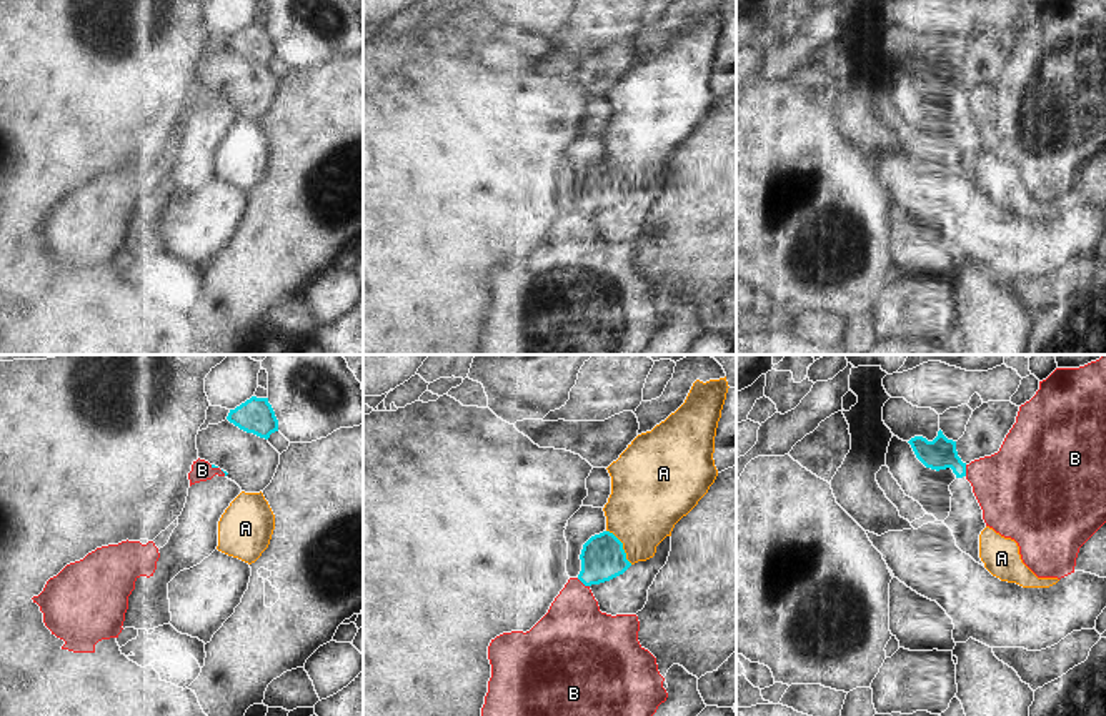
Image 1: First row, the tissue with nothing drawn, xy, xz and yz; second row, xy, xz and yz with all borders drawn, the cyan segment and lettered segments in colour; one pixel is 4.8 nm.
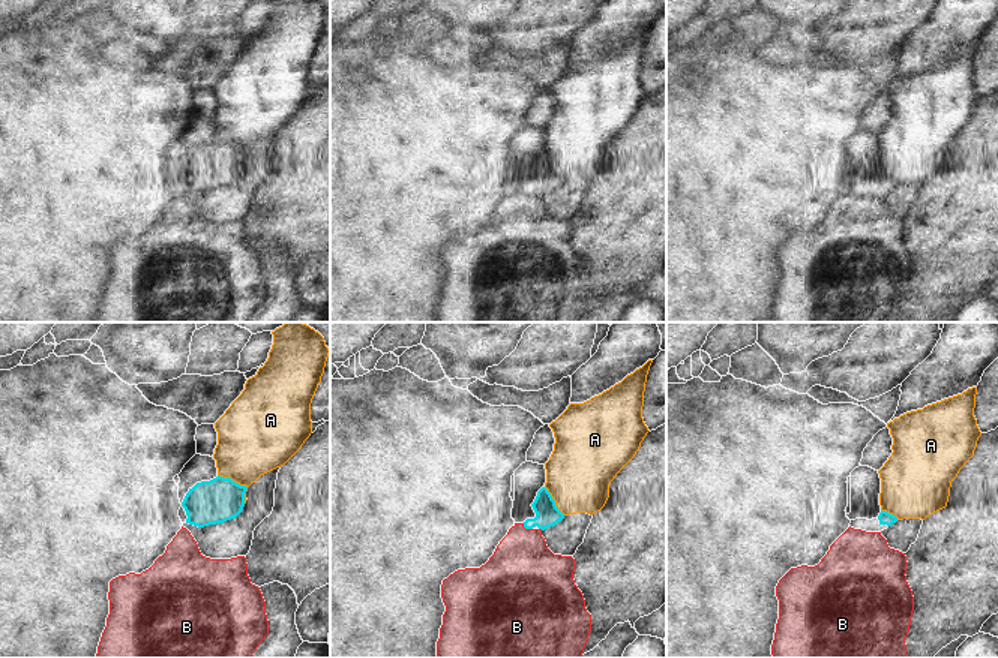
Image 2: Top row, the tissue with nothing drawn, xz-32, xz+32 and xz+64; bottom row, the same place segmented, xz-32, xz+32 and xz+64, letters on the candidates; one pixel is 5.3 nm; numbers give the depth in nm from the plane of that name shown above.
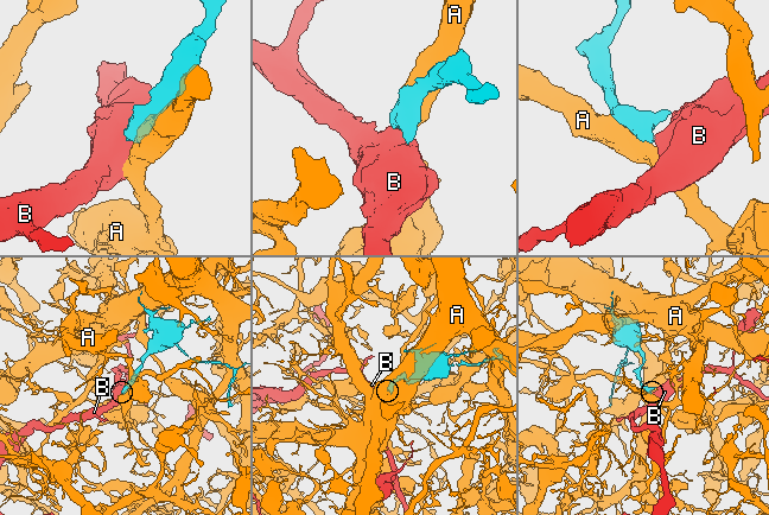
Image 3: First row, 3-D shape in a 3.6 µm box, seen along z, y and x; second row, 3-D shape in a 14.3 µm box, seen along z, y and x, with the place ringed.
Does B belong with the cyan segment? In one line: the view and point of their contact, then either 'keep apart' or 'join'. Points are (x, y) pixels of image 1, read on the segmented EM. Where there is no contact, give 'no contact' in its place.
contact xz (583, 583); keep apart

